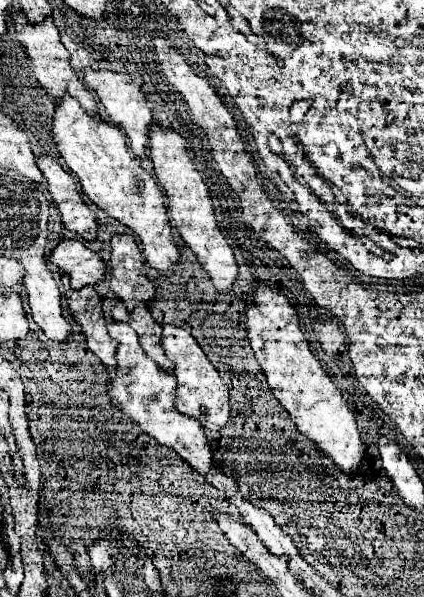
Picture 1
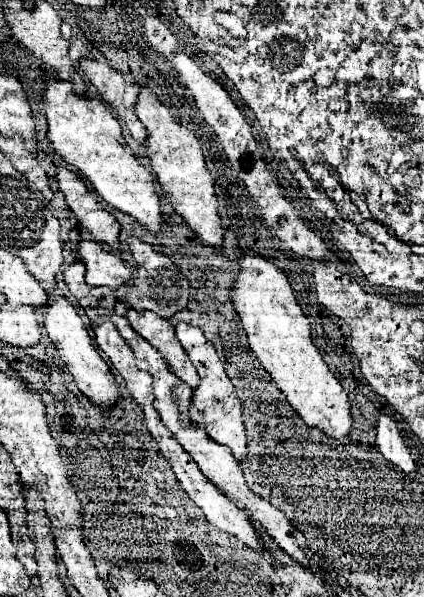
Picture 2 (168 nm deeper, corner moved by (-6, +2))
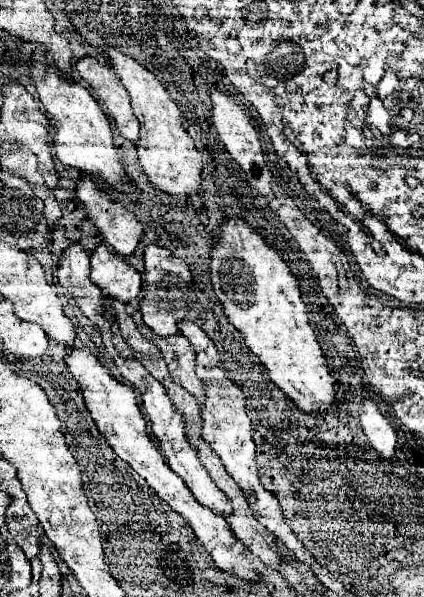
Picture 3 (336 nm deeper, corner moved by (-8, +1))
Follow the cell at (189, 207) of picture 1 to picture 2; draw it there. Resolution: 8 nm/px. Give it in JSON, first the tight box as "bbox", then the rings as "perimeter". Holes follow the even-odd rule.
{"bbox":[135,101,223,249],"perimeter":[[[149,101],[149,103],[137,103],[135,113],[139,121],[147,129],[147,157],[153,167],[153,173],[157,175],[157,183],[161,193],[167,197],[171,207],[185,219],[187,225],[191,225],[199,237],[213,245],[215,249],[221,249],[223,241],[223,229],[217,215],[217,197],[213,187],[213,177],[207,169],[205,153],[199,143],[199,139],[183,127],[171,113],[167,105],[161,101]]]}

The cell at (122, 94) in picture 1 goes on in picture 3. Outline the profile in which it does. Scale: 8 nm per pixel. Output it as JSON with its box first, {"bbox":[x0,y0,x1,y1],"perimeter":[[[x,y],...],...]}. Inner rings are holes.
{"bbox":[75,56,139,142],"perimeter":[[[91,56],[77,60],[75,68],[81,74],[81,78],[93,88],[93,92],[109,112],[121,136],[125,136],[131,142],[137,142],[139,122],[133,114],[129,94],[121,84],[121,78],[113,72],[113,68],[109,64],[101,64],[97,58],[91,58]]]}

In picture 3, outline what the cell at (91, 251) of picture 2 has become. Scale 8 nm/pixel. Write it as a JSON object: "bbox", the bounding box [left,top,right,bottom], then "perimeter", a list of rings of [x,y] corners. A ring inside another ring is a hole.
{"bbox":[91,244,141,302],"perimeter":[[[99,244],[91,254],[91,280],[107,292],[107,296],[121,302],[137,298],[141,290],[139,272],[103,244]]]}

